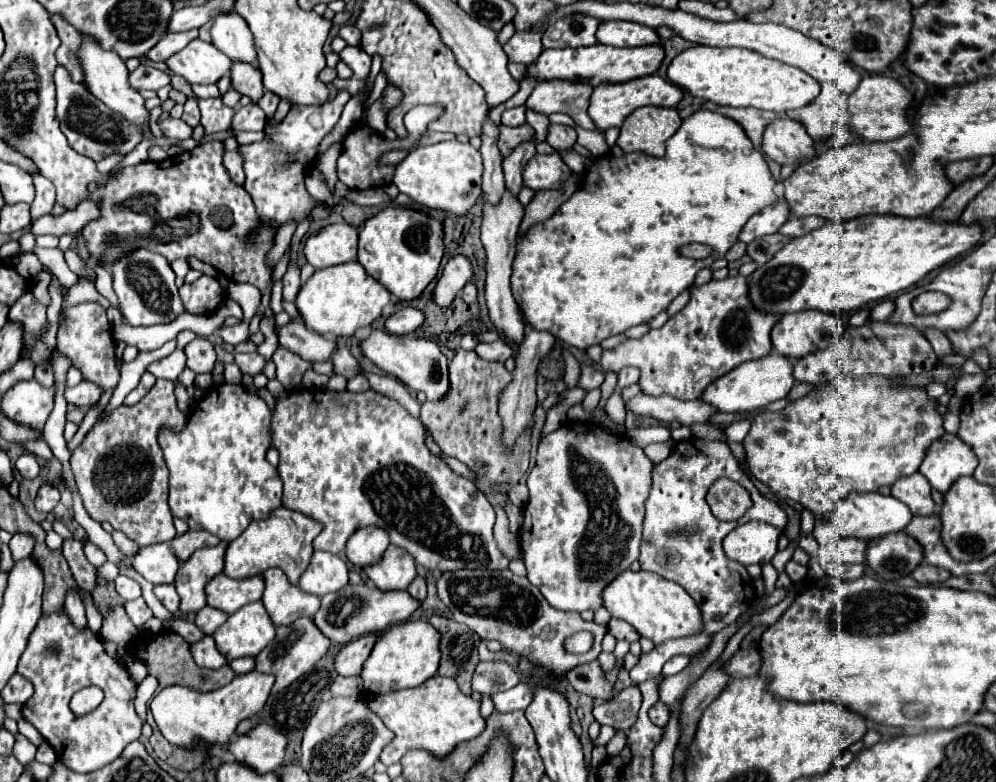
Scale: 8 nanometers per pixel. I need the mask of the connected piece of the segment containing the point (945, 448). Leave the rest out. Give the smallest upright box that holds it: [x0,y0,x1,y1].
[919,433,977,493]

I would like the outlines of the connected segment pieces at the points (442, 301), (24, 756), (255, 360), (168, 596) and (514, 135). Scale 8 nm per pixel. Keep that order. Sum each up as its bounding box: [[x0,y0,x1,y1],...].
[[433,255,473,307],[13,733,37,765],[235,353,265,375],[155,585,179,613],[499,125,535,155]]

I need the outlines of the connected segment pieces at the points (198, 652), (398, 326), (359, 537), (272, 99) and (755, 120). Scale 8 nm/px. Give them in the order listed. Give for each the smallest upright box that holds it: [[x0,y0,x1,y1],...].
[[191,637,229,669],[385,307,423,335],[347,527,389,567],[259,91,279,117],[695,103,777,149]]

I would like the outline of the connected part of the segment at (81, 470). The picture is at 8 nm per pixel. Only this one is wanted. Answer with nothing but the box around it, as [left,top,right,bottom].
[71,379,187,547]

